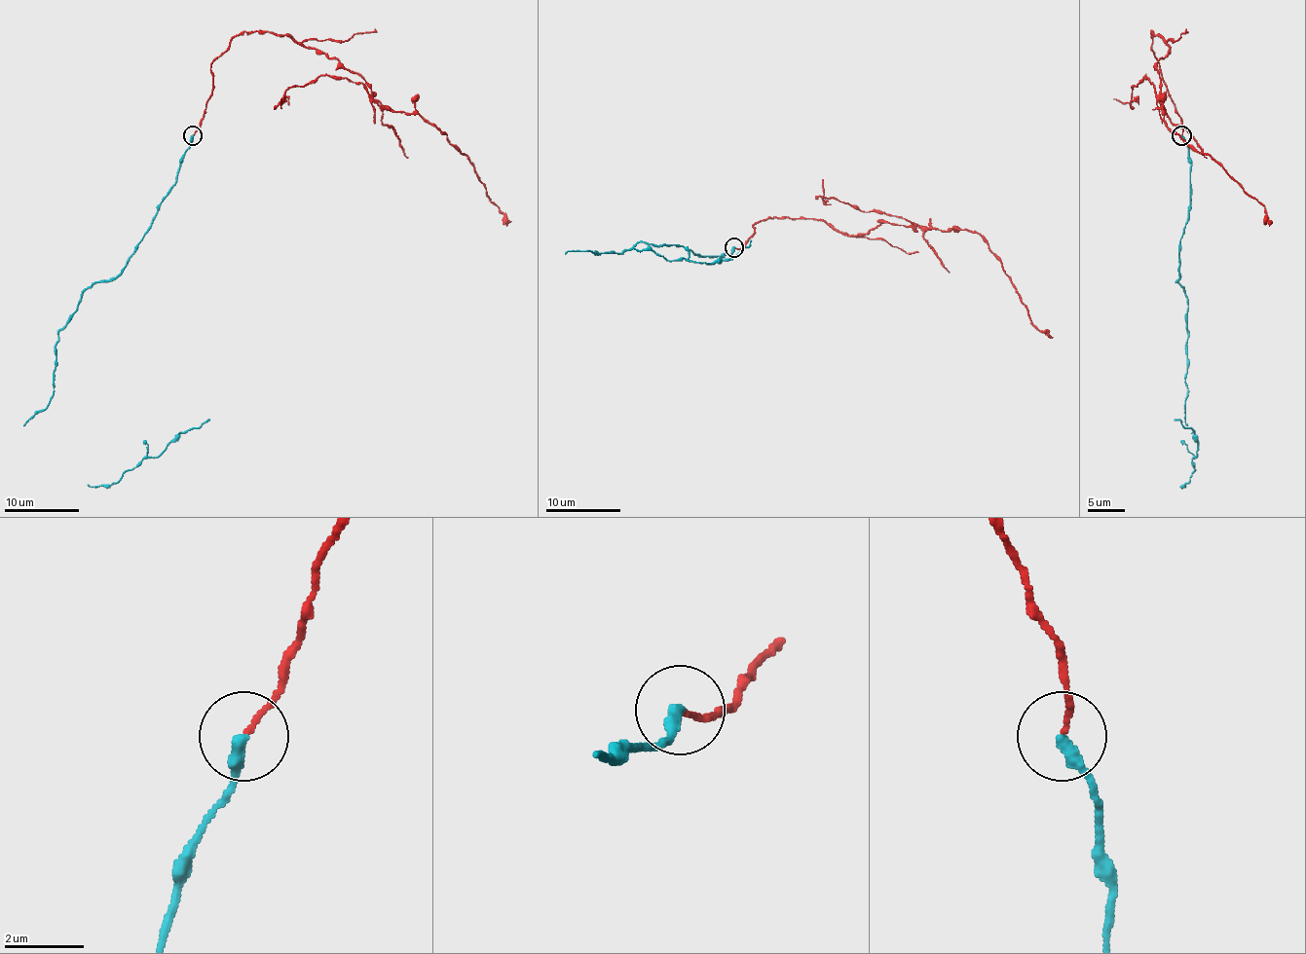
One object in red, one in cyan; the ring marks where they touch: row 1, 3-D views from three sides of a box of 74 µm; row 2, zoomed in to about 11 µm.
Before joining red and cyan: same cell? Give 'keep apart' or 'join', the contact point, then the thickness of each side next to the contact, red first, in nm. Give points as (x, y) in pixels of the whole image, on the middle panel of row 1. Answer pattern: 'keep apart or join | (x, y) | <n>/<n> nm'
keep apart | (734, 247) | 120/340 nm

